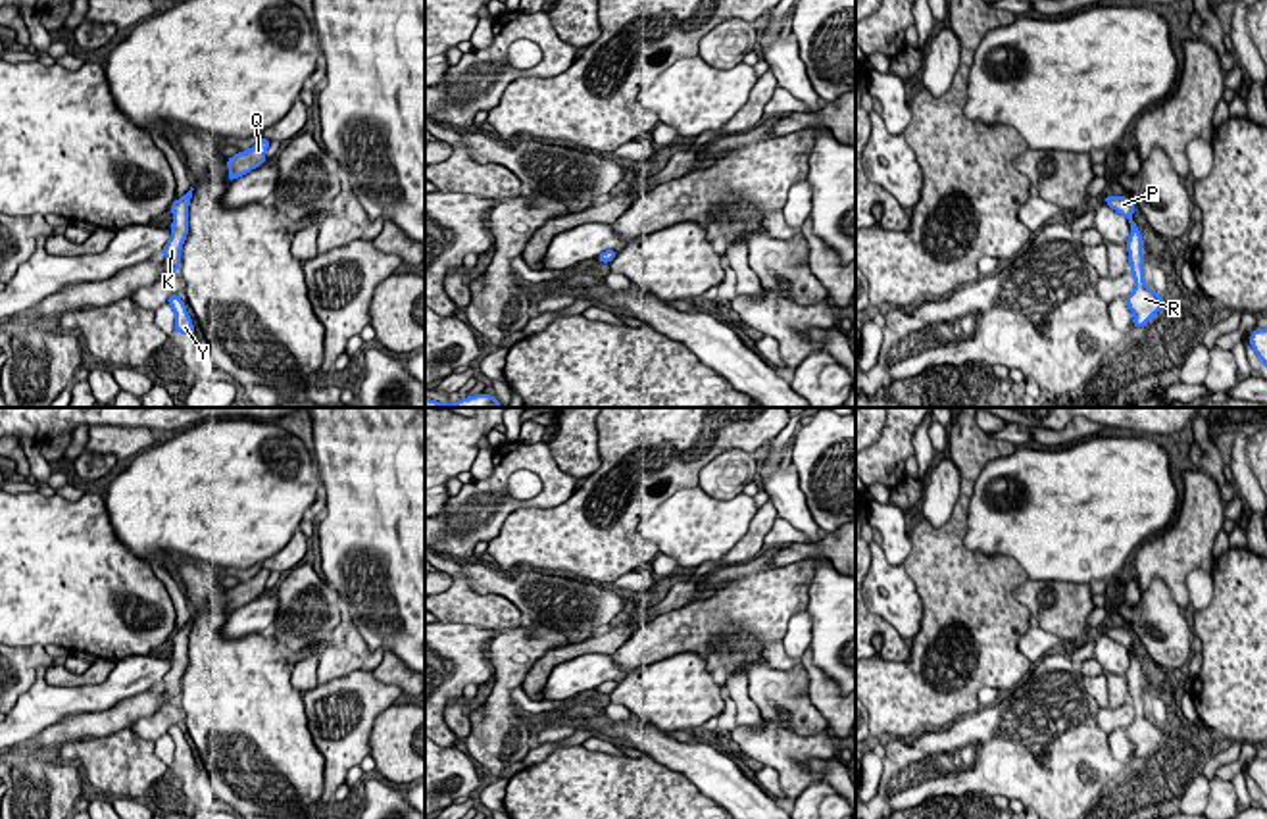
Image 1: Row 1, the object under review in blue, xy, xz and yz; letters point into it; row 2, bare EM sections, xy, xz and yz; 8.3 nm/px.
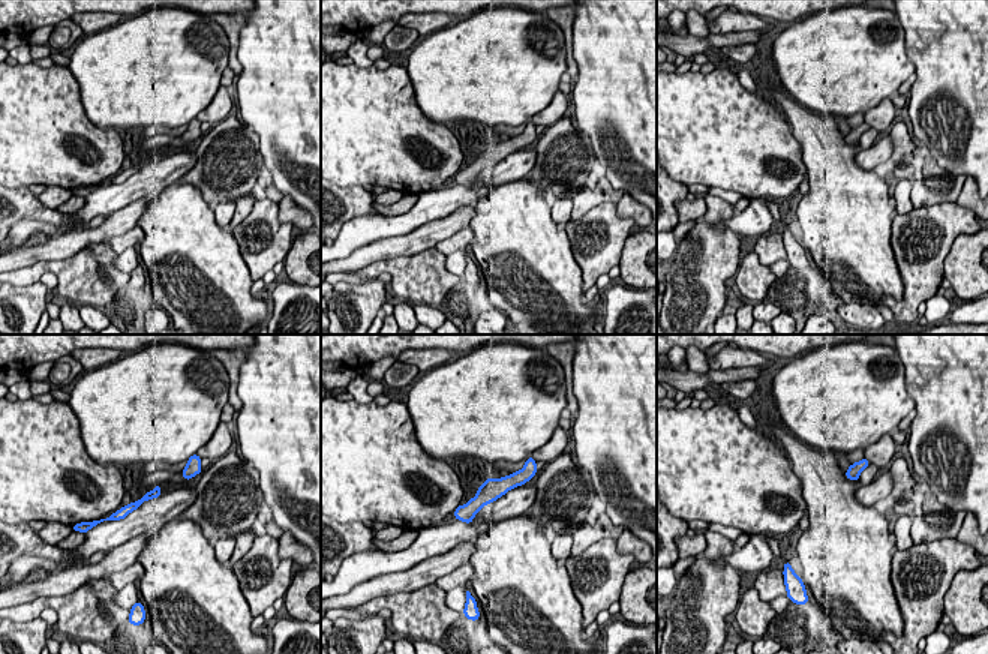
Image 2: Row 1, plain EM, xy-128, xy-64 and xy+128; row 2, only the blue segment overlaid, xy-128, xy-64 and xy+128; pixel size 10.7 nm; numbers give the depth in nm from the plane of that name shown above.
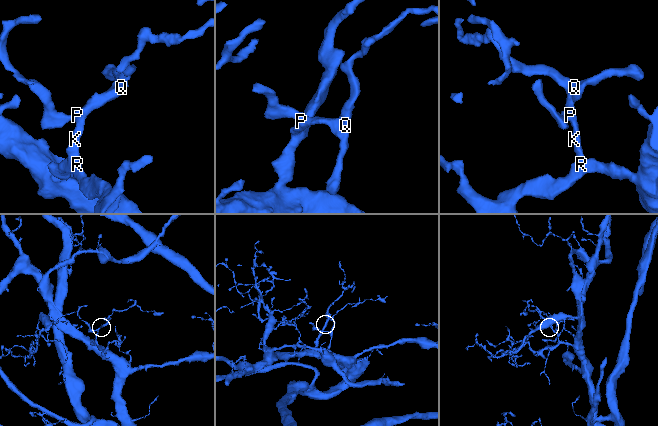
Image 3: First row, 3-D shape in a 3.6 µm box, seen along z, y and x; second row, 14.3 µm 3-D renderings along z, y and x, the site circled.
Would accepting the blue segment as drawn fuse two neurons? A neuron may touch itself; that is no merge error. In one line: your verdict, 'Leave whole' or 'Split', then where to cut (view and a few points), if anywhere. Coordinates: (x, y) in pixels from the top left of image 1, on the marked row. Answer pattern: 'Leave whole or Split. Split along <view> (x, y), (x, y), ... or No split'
Leave whole. No split

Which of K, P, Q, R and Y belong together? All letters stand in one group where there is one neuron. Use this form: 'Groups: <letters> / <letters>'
Groups: K P Q R Y

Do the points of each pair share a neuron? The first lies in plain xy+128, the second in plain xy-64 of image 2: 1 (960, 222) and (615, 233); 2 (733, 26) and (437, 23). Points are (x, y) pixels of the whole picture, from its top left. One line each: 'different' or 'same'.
1: same
2: same

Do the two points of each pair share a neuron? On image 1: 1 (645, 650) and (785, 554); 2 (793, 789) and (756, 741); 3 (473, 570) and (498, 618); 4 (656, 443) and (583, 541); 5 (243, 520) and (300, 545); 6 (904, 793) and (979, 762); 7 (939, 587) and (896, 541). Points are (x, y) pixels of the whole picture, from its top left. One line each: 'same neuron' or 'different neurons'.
1: different neurons
2: same neuron
3: different neurons
4: same neuron
5: different neurons
6: same neuron
7: different neurons

